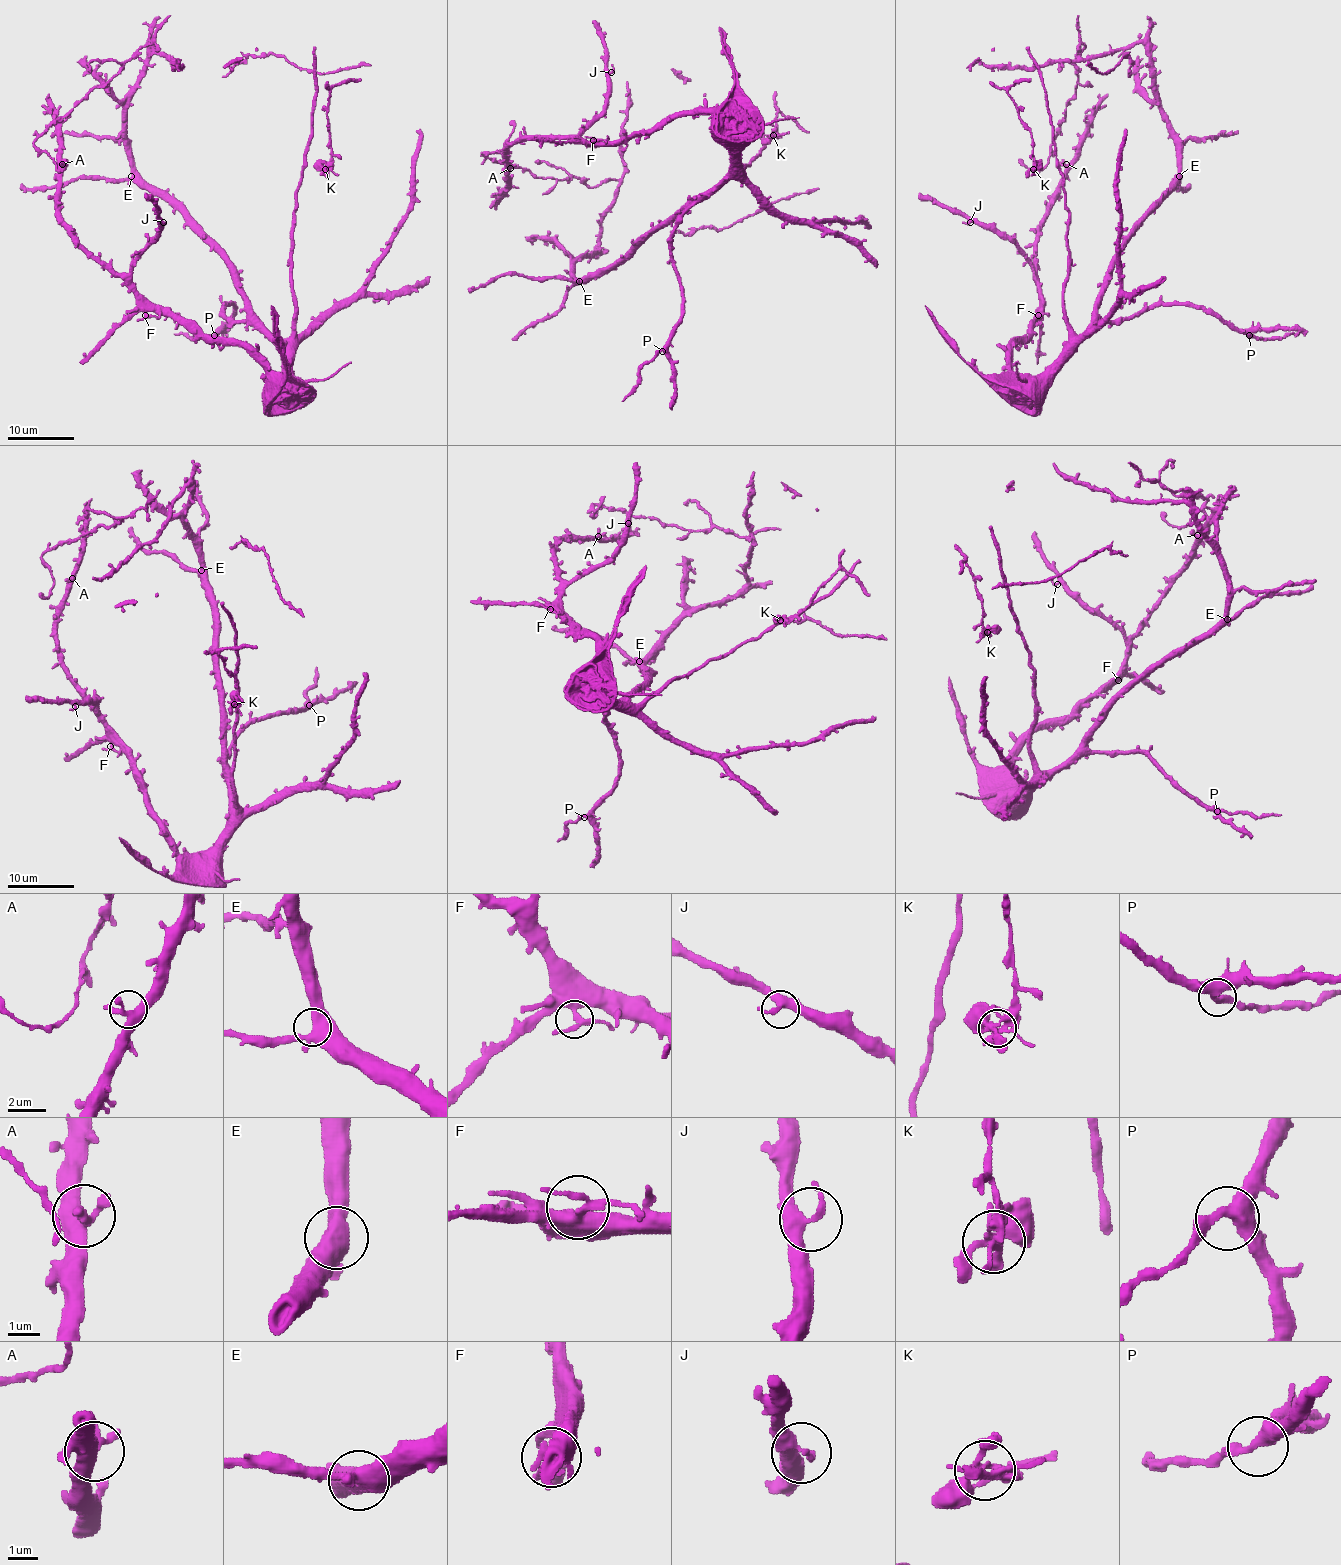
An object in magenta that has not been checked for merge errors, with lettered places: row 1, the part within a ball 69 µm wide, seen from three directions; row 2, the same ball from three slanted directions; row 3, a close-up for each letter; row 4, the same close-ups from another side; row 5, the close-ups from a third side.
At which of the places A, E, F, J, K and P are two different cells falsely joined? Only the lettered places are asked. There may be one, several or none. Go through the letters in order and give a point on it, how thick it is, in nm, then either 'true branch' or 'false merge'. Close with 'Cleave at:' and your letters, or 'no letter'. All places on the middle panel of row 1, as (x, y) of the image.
A: place (510, 168); calibre 400 nm; true branch
E: place (579, 281); calibre 460 nm; true branch
F: place (593, 140); calibre 260 nm; true branch
J: place (611, 72); calibre 360 nm; true branch
K: place (773, 135); calibre 320 nm; false merge
P: place (662, 351); calibre 360 nm; true branch
Cleave at: K

